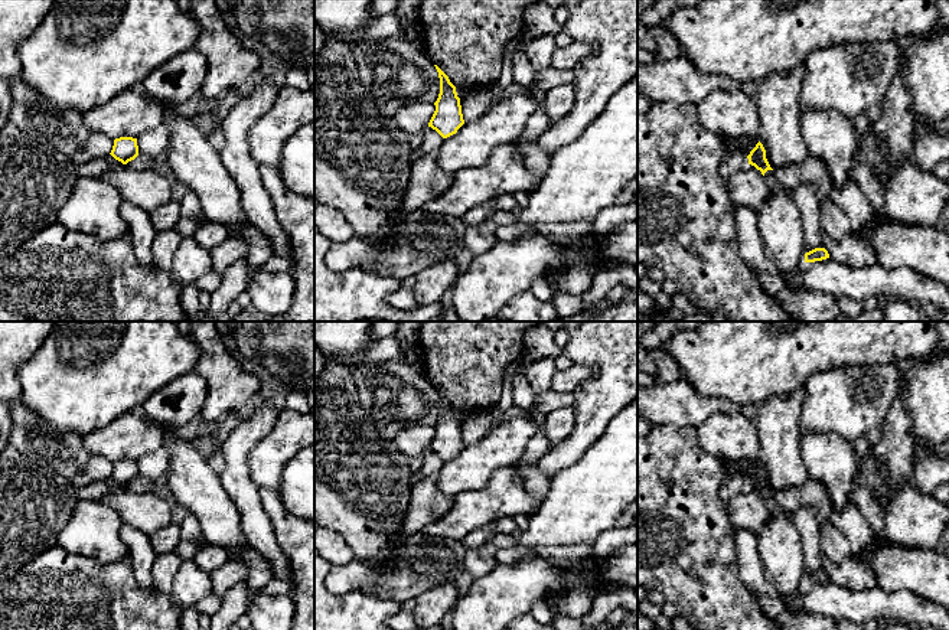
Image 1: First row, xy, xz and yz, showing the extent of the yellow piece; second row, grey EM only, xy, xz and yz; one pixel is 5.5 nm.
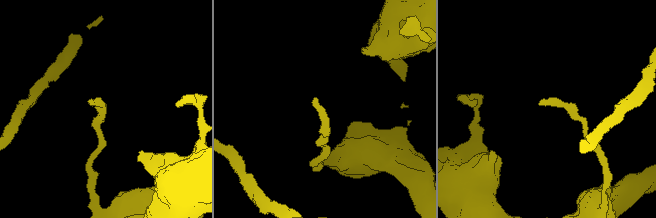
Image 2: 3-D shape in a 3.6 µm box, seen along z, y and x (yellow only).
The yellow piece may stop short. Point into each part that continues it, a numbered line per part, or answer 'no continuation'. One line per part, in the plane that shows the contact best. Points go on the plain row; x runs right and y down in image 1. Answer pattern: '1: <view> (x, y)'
no continuation

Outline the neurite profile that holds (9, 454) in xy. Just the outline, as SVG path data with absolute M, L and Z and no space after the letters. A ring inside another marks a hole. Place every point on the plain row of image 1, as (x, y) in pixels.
M10 444L0 453L0 585L46 549L58 545L58 536L79 502L75 484L62 473L42 467Z

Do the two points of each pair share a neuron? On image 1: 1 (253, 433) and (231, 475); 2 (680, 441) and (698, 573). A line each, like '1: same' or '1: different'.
1: same
2: same

